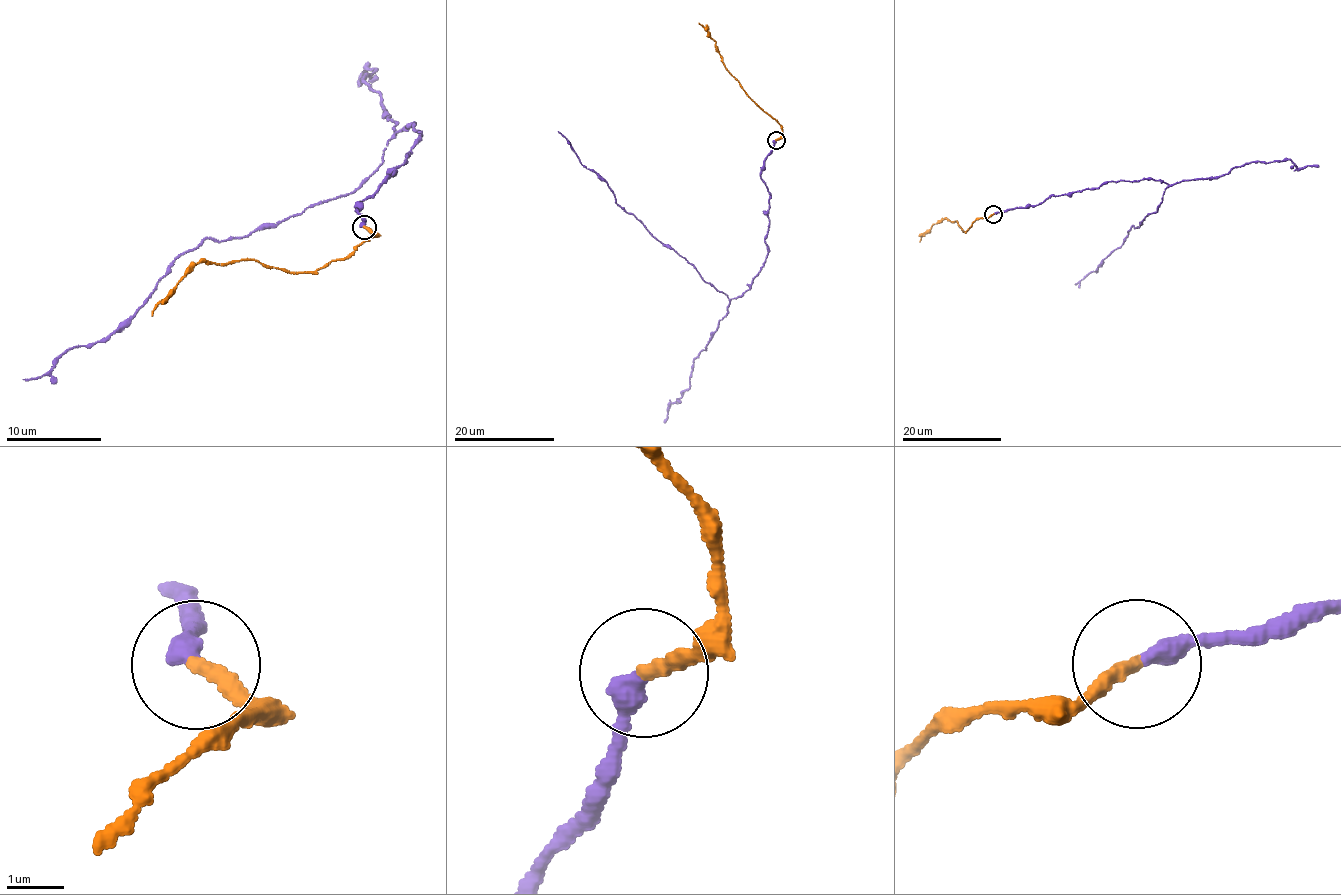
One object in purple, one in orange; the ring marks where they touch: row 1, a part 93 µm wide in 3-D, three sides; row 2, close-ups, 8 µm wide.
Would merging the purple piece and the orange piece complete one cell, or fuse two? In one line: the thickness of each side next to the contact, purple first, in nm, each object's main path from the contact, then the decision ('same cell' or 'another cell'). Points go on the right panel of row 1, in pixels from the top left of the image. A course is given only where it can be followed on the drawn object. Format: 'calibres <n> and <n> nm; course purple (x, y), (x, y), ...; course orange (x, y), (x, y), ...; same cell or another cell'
calibres 360 and 240 nm; course purple (993, 213), (1109, 182), (1168, 184), (1156, 212), (1132, 225), (1096, 272), (1075, 283); course orange (993, 213), (976, 218), (966, 232), (958, 221), (939, 220), (924, 232), (918, 242); same cell

